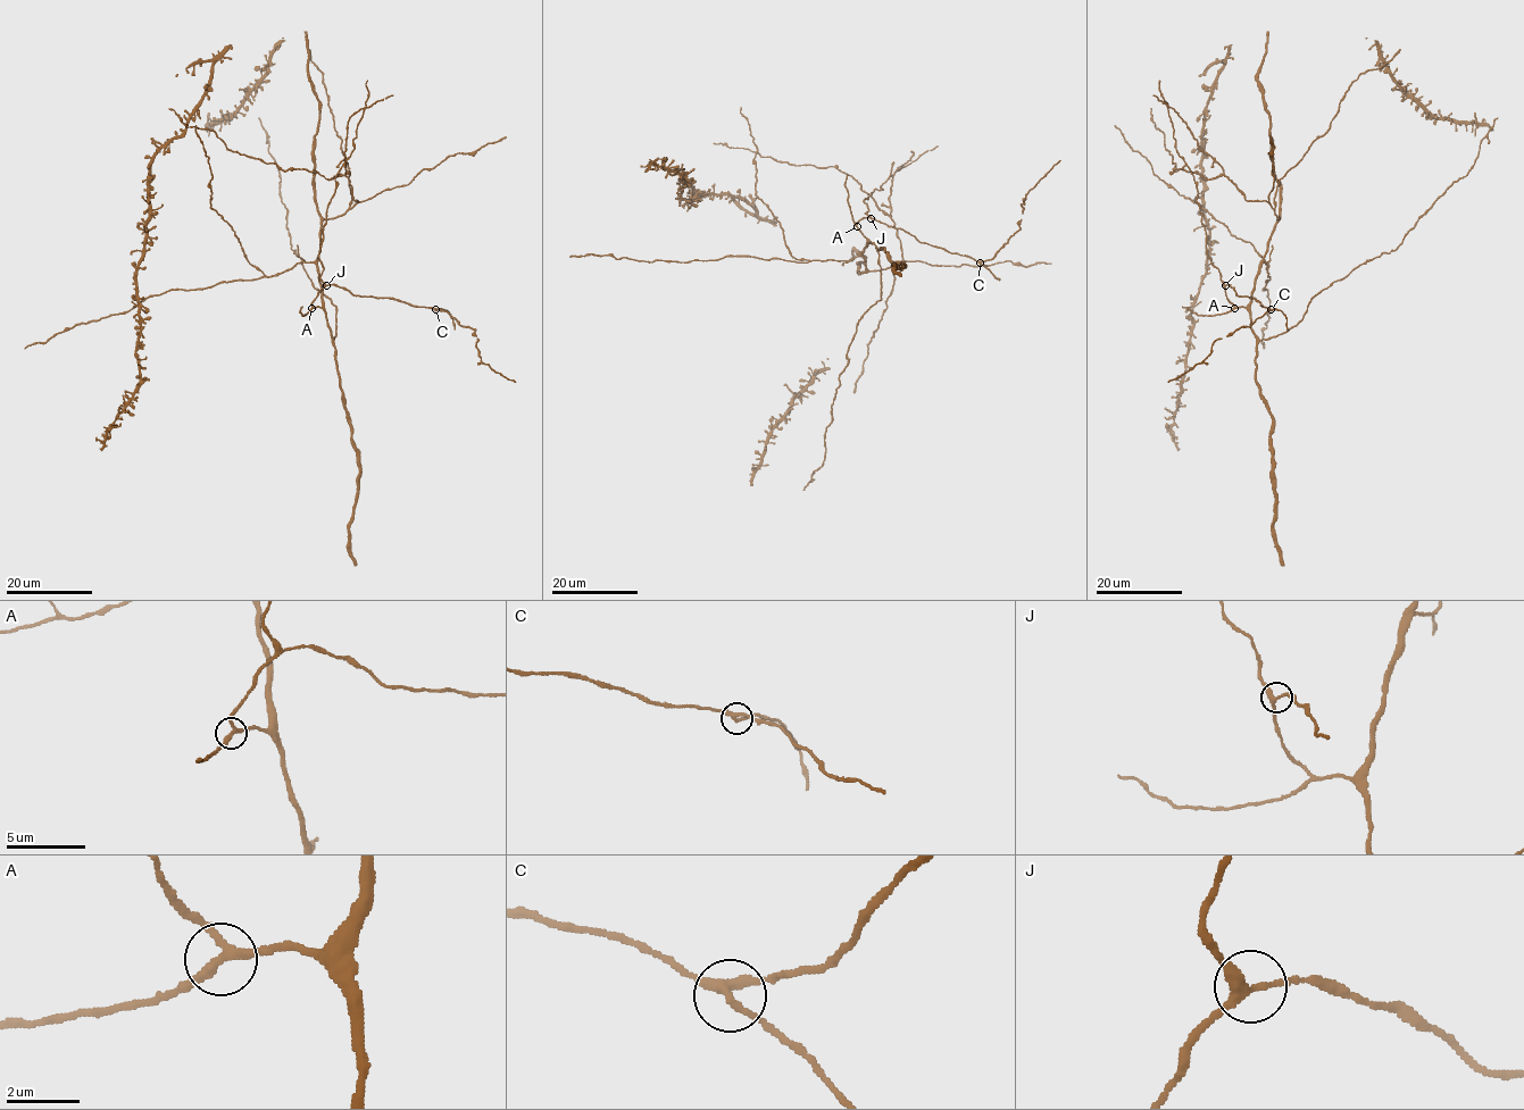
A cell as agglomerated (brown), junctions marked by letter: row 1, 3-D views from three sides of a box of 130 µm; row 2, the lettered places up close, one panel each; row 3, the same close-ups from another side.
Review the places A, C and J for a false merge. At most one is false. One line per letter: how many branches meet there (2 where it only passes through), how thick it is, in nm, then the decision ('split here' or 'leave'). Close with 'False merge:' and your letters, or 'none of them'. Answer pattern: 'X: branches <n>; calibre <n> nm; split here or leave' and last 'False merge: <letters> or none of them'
A: branches 3; calibre 240 nm; leave
C: branches 3; calibre 240 nm; leave
J: branches 3; calibre 240 nm; leave
False merge: none of them

